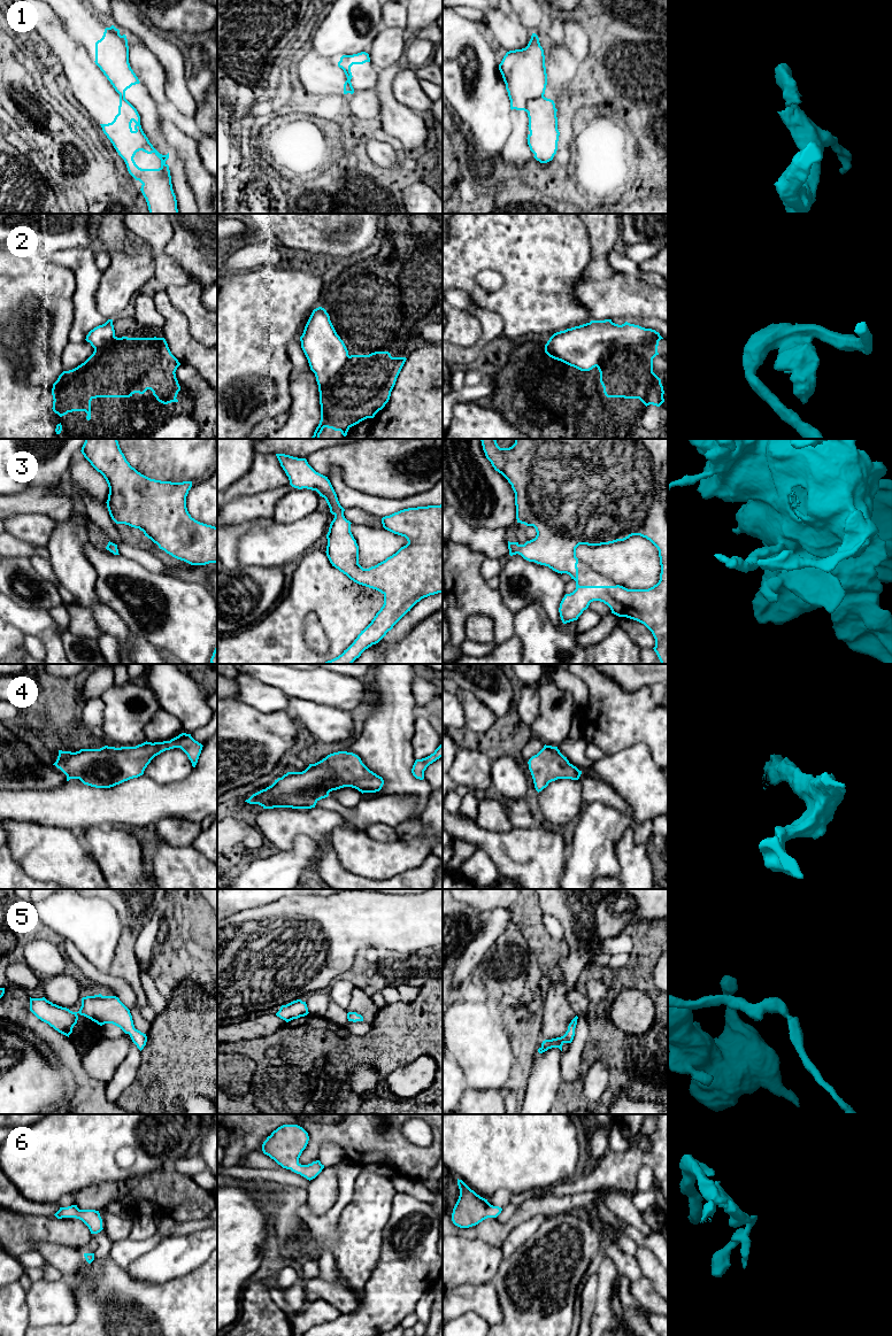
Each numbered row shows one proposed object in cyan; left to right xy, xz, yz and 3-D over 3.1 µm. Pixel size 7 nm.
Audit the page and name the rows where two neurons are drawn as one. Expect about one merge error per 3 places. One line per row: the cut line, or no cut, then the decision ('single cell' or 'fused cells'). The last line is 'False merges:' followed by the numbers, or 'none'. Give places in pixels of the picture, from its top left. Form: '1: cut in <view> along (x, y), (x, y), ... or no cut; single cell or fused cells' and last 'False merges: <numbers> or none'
1: cut in yz along (543, 94), (532, 98), (528, 102), (525, 110); fused cells
2: cut in xz along (350, 356), (331, 379), (322, 401), (323, 427); fused cells
3: no cut; single cell
4: no cut; single cell
5: no cut; single cell
6: no cut; single cell
False merges: 1, 2

